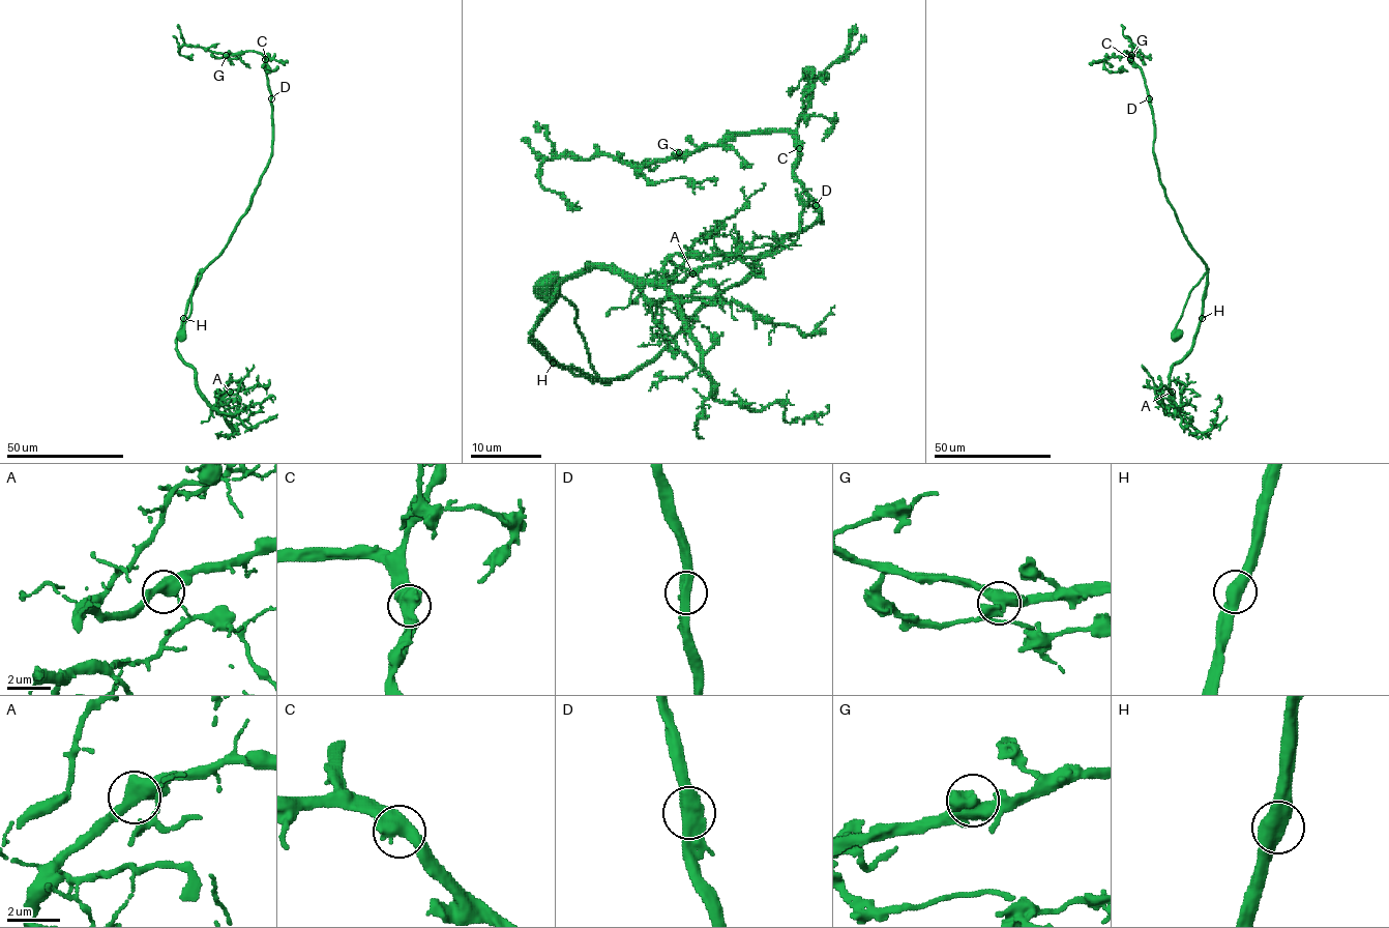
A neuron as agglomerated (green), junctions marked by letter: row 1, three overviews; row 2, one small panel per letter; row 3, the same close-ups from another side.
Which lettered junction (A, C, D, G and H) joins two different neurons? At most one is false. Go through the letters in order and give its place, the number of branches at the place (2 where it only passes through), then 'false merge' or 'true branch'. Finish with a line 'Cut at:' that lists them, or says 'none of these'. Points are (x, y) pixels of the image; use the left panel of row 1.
A: (230, 392) | 2 | true branch
C: (265, 59) | 2 | true branch
D: (271, 98) | 2 | true branch
G: (226, 55) | 2 | true branch
H: (183, 318) | 2 | true branch
Cut at: none of these

